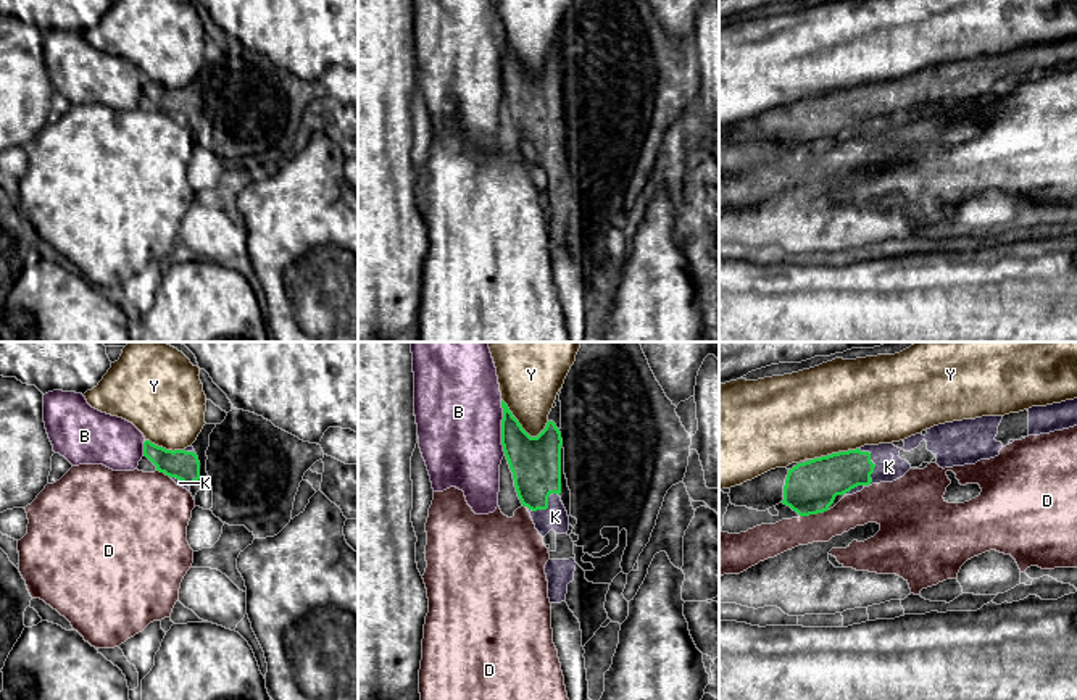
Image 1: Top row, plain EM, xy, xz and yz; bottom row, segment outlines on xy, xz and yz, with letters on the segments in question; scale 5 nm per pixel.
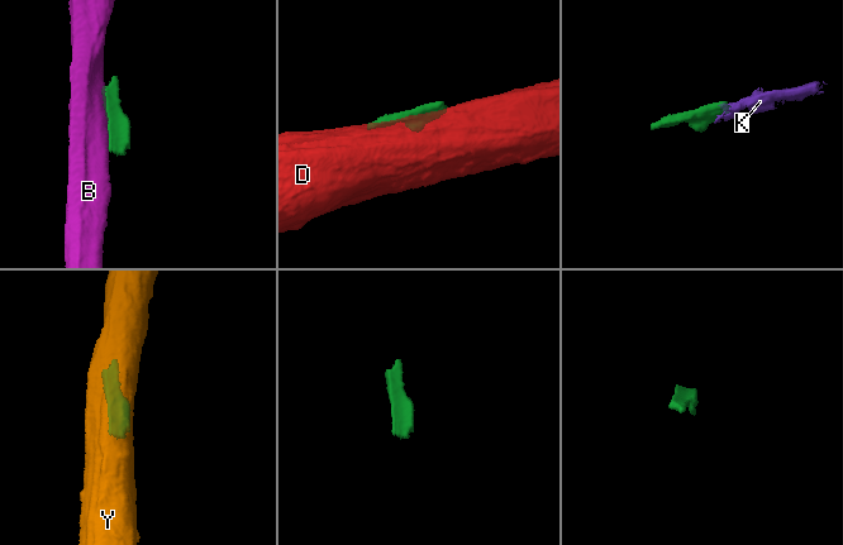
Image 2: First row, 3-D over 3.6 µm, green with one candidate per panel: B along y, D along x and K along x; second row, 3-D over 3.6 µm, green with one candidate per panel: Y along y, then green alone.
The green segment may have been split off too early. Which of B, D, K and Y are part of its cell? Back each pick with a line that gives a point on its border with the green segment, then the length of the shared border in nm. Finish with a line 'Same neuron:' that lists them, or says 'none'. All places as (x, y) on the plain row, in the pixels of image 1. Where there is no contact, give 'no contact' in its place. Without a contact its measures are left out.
K: meets green in xz at (545, 147); contact 180 nm long
Same neuron: K

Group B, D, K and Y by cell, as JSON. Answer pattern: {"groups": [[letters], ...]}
{"groups": [["B"], ["D"], ["K"], ["Y"]]}

